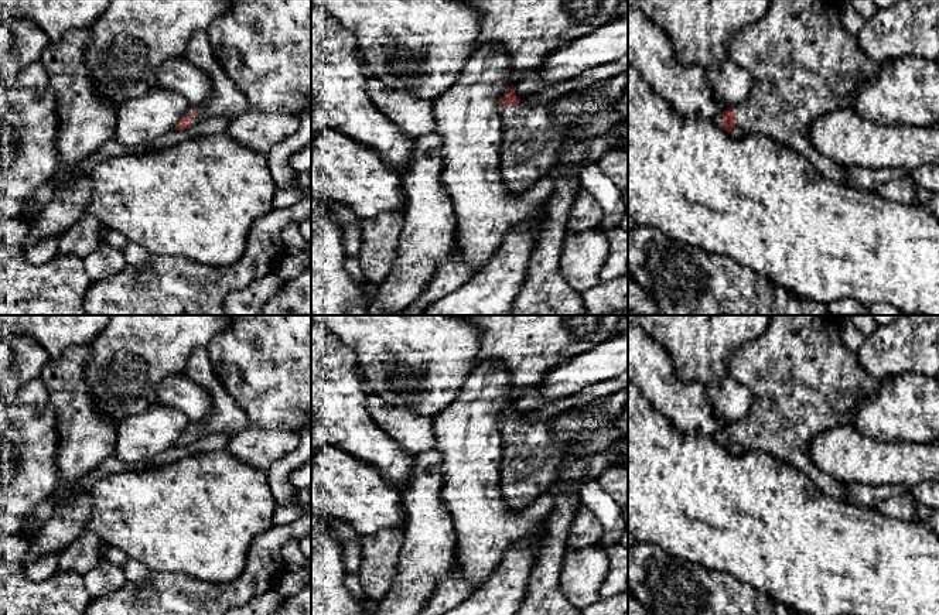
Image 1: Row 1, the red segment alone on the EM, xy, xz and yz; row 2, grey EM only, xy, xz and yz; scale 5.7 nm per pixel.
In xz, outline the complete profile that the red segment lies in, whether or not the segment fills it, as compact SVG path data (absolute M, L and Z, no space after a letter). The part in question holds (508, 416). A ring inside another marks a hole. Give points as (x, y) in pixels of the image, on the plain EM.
M513 402L501 416L501 489L513 512L530 506L546 493L570 458L573 443L560 440L552 430L553 424L554 418L525 420L516 414Z

